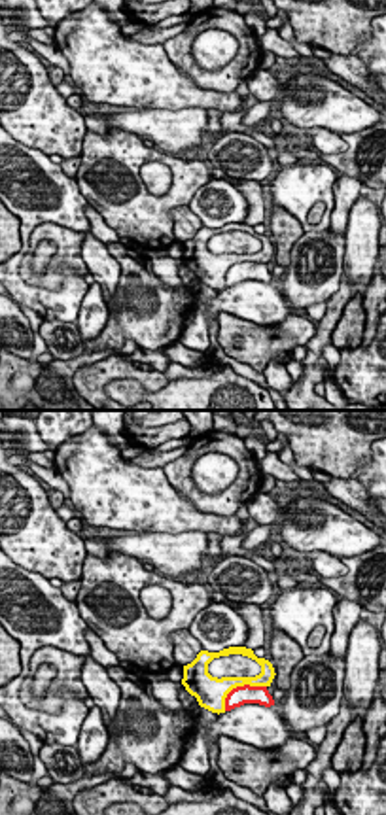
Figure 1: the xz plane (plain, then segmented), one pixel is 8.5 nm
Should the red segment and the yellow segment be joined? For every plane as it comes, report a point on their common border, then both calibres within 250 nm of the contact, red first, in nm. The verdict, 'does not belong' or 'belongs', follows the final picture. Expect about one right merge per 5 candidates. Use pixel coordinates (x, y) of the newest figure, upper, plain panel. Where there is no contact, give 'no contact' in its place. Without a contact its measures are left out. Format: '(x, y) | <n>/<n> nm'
(239, 263) | 160/280 nm

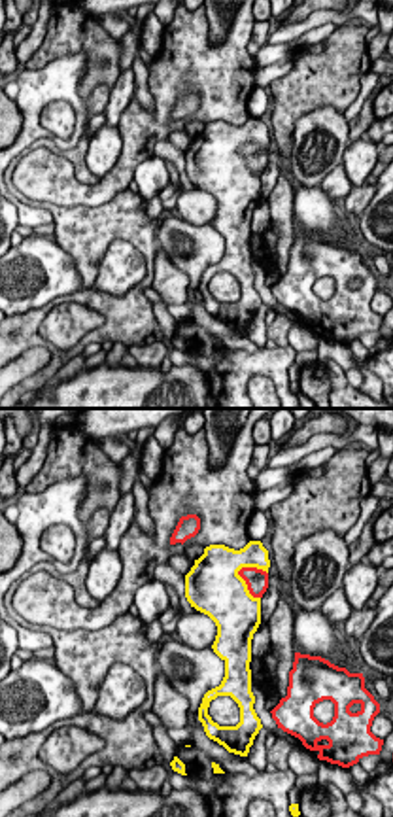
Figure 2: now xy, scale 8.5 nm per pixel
(246, 159) | 190/460 nm

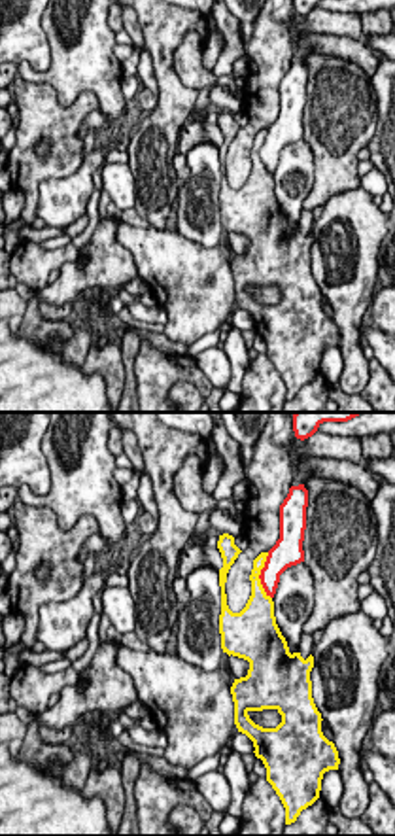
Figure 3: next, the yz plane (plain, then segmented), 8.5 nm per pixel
(259, 152) | 220/200 nm

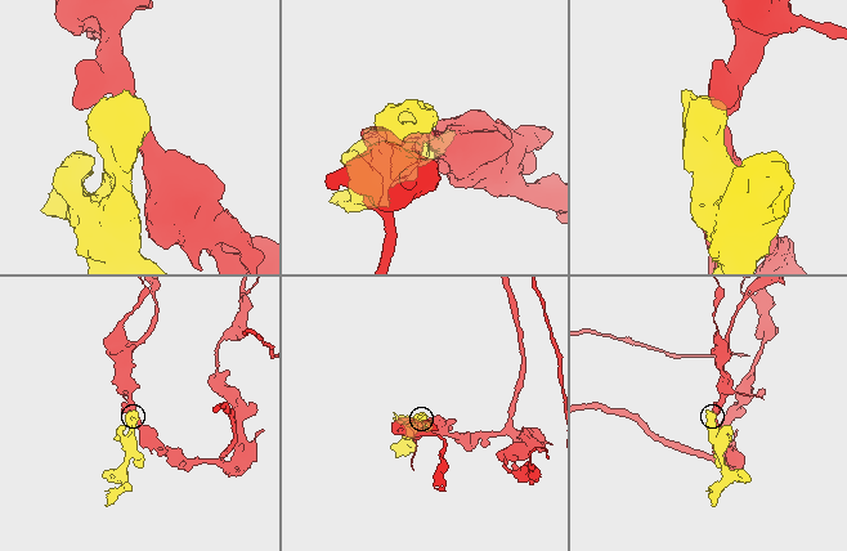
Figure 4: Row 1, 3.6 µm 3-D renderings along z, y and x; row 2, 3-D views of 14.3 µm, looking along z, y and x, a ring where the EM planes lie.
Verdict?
does not belong

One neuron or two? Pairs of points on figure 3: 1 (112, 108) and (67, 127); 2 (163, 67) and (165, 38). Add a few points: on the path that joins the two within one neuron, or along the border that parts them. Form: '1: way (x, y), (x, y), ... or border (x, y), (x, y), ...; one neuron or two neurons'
1: border (31, 82), (99, 108); two neurons
2: way (165, 59), (165, 46); one neuron

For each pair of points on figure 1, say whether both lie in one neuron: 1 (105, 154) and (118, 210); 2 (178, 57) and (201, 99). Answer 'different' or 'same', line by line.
1: same
2: different

